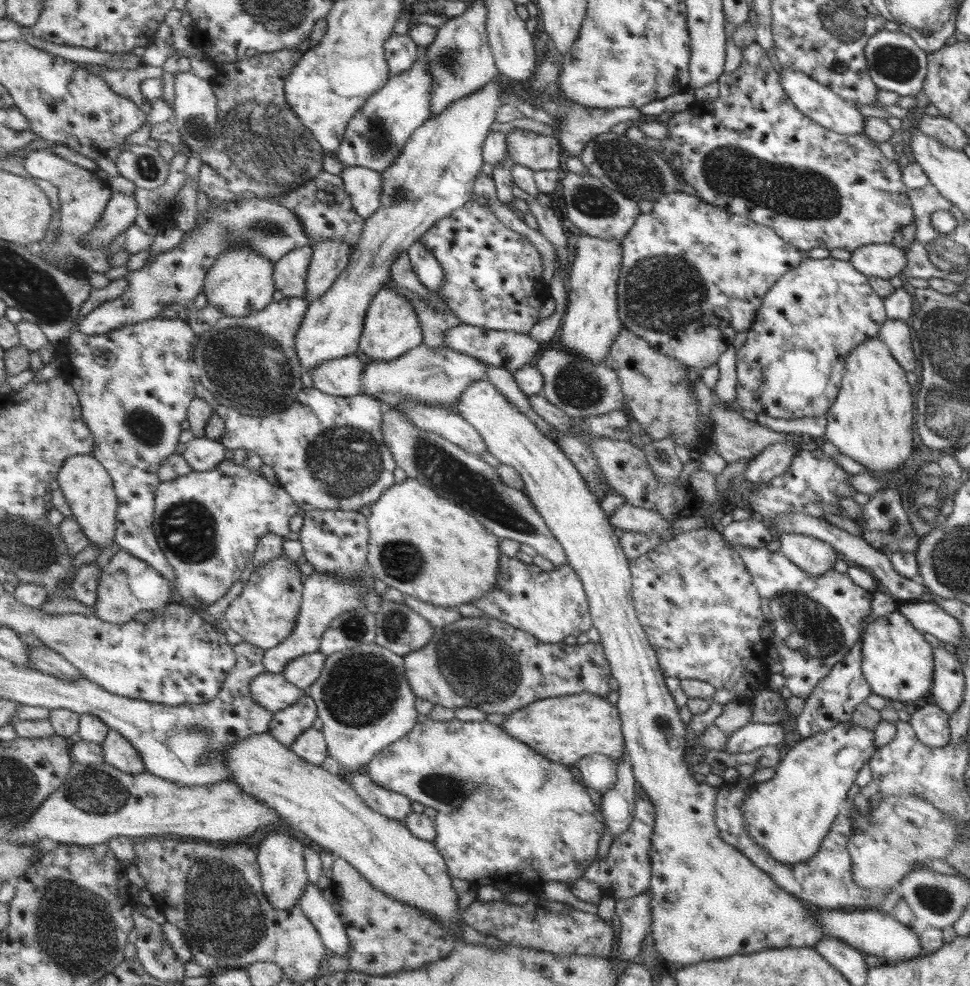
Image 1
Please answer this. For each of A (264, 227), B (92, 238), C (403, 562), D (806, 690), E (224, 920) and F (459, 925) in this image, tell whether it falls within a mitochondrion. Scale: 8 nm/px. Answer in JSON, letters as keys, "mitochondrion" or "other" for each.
{"A":"mitochondrion","B":"other","C":"mitochondrion","D":"other","E":"mitochondrion","F":"other"}

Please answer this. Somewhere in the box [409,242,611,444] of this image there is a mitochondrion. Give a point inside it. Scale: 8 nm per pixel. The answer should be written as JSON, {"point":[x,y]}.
{"point":[577,388]}

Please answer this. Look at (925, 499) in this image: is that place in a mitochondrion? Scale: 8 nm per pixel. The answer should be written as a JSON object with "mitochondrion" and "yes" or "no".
{"mitochondrion":"yes"}

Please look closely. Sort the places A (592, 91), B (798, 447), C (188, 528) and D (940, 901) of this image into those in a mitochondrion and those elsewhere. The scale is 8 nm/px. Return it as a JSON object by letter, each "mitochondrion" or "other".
{"A":"other","B":"other","C":"mitochondrion","D":"mitochondrion"}

